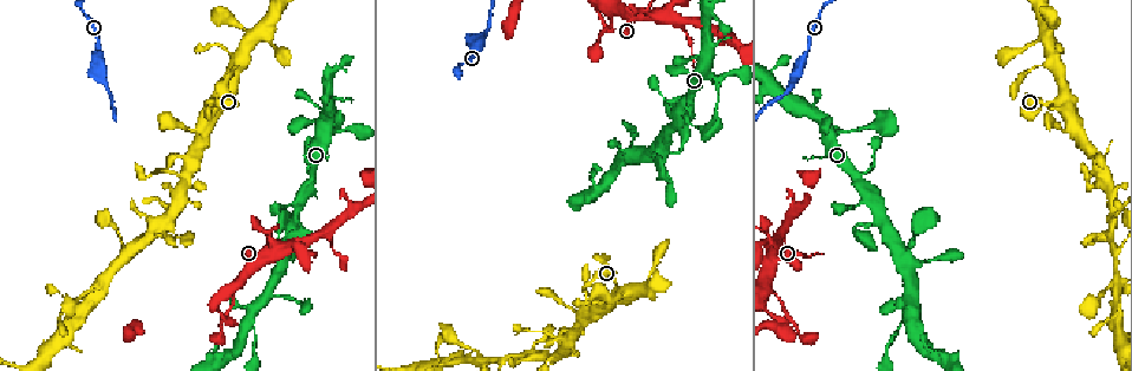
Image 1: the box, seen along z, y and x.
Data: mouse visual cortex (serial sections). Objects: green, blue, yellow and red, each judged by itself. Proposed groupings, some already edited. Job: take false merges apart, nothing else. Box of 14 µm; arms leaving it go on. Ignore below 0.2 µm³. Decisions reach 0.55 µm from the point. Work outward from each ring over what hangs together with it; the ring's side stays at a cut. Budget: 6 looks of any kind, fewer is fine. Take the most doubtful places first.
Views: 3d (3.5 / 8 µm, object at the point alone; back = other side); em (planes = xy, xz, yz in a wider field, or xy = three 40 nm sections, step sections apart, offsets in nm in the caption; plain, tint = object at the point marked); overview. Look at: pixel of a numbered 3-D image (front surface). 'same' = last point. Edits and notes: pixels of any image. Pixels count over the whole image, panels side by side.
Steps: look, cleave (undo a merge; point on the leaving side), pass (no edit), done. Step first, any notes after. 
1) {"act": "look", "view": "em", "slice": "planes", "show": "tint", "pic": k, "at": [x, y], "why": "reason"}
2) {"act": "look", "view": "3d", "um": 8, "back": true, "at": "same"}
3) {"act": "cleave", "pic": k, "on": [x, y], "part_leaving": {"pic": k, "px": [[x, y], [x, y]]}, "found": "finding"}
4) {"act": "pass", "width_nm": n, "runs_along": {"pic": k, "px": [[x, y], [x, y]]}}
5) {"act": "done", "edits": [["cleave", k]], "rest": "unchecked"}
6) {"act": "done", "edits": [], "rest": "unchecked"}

{"act": "look", "view": "3d", "um": 3.5, "pic": 1, "at": [127, 252], "why": "three arms meet"}

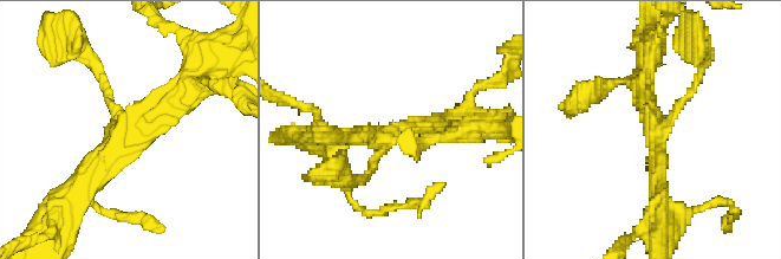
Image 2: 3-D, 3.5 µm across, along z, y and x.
{"act": "look", "view": "em", "slice": "planes", "show": "tint", "pic": 2, "at": [388, 133], "arms": 3, "arm_widths_nm": [100, 200, 300]}

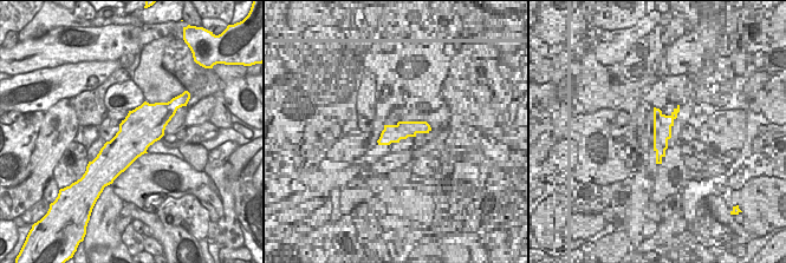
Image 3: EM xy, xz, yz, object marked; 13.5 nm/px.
{"act": "pass", "runs_along": {"pic": 2, "px": [[190, 92], [136, 122], [75, 194]]}, "found": "one cell here"}

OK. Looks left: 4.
{"act": "look", "view": "3d", "um": 8, "back": true, "pic": 1, "at": [298, 234], "why": "a narrow waist"}

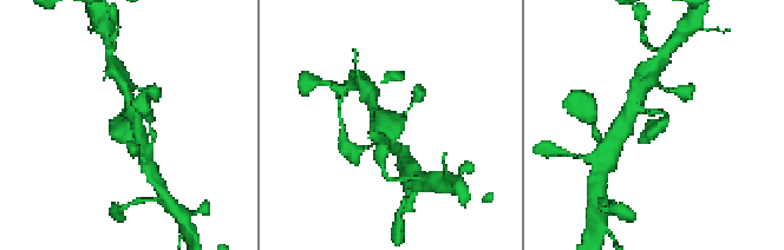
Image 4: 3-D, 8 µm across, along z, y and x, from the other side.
{"act": "look", "view": "3d", "um": 3.5, "back": true, "pic": 4, "at": [652, 123], "why": "zoom in"}

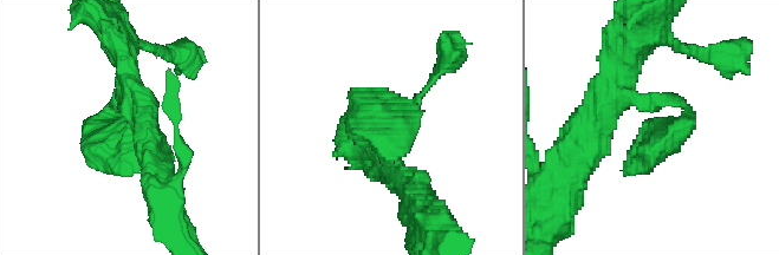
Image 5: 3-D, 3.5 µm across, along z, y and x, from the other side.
{"act": "look", "view": "em", "slice": "xy", "step": 5, "show": "tint", "pic": 5, "at": [655, 117], "why": "shape alone is not enough"}

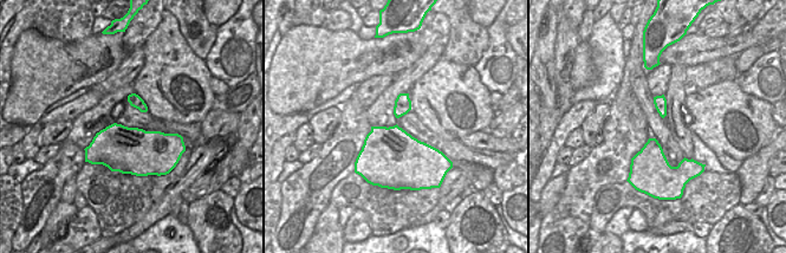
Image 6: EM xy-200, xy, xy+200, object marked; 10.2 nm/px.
{"act": "pass", "found": "one cell here"}

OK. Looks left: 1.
{"act": "done", "edits": [], "rest": "unchecked"}

